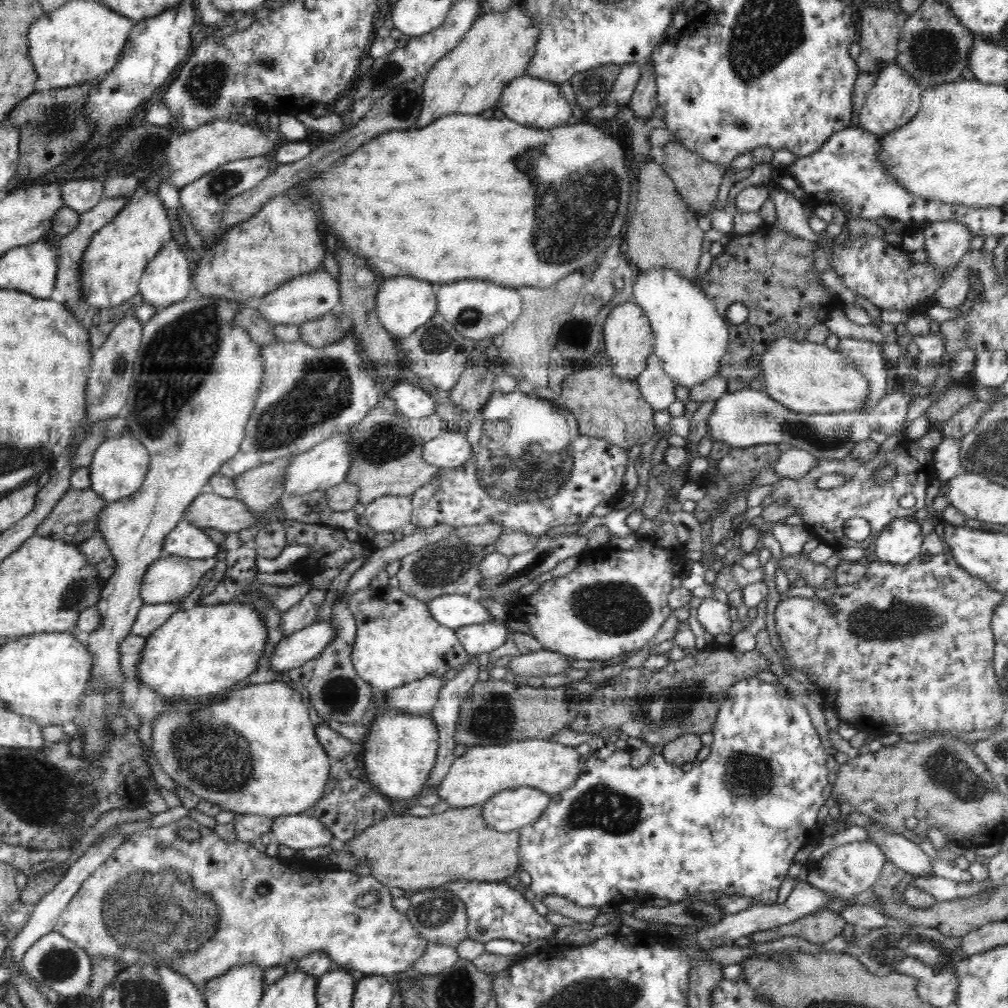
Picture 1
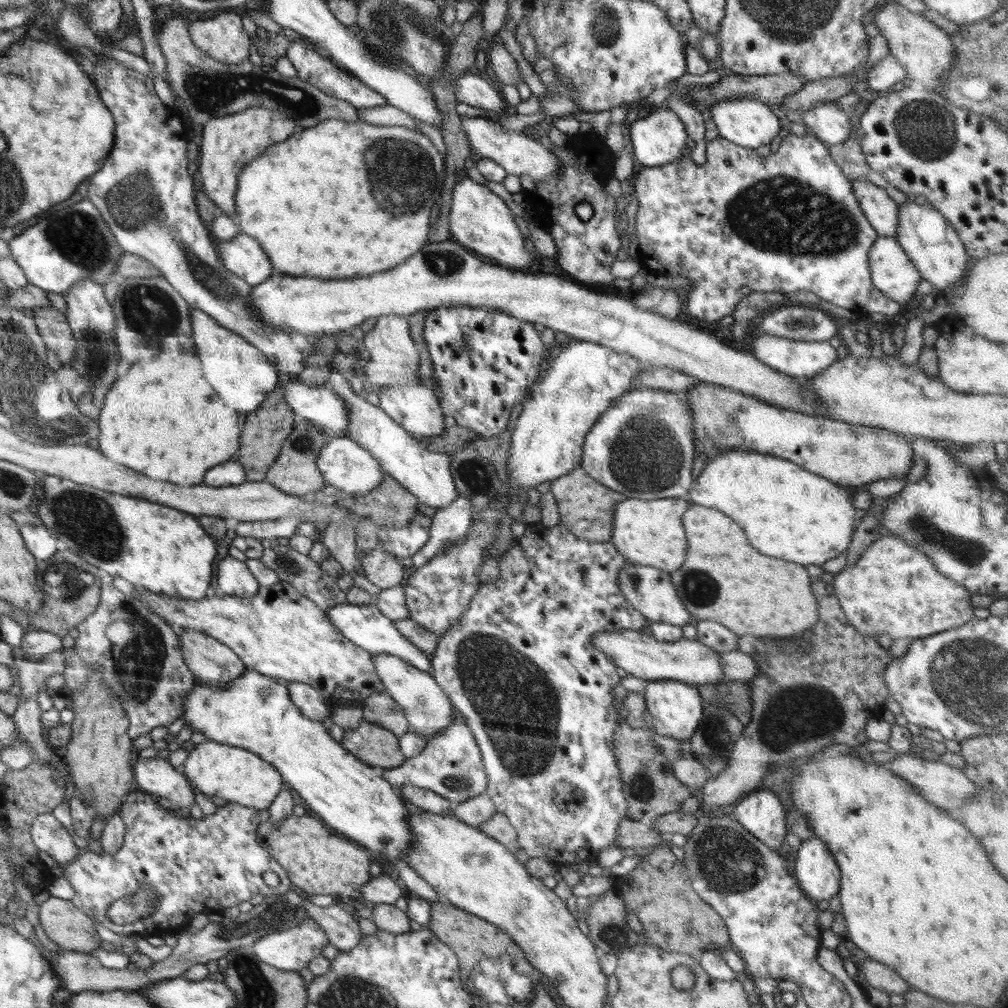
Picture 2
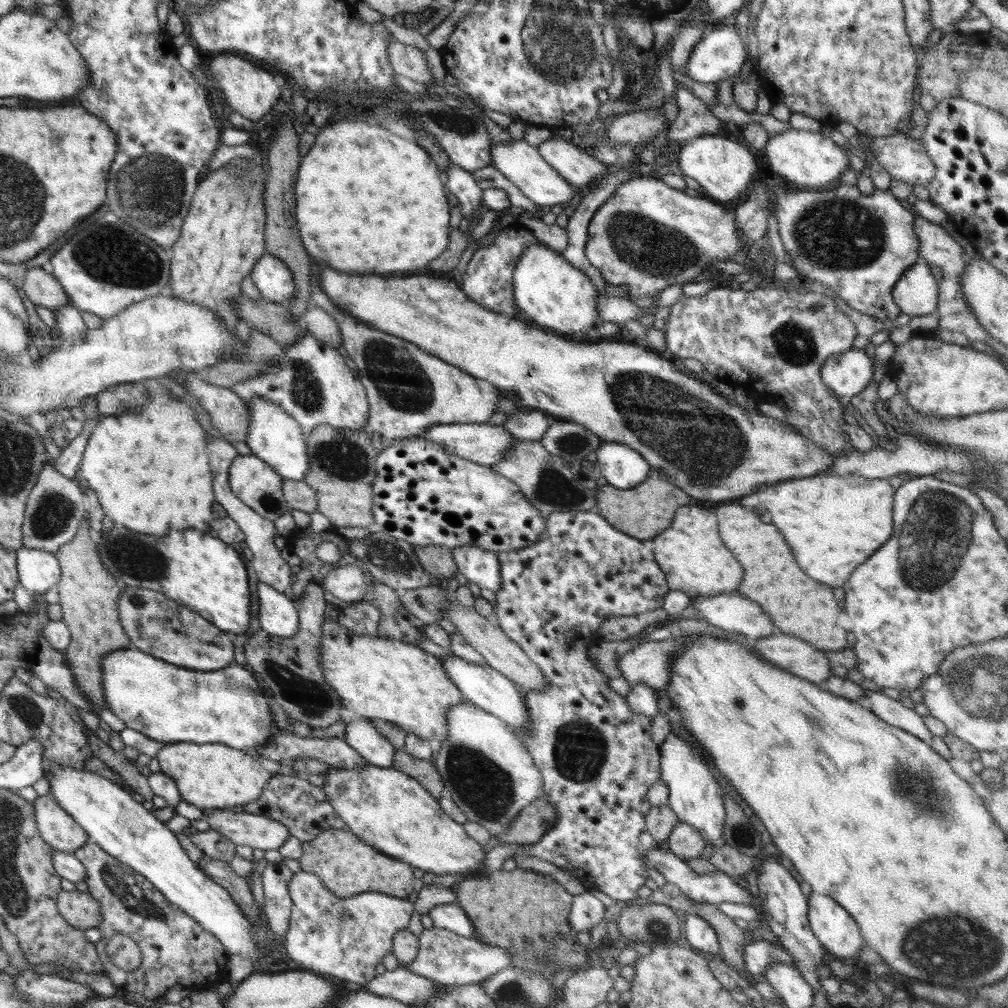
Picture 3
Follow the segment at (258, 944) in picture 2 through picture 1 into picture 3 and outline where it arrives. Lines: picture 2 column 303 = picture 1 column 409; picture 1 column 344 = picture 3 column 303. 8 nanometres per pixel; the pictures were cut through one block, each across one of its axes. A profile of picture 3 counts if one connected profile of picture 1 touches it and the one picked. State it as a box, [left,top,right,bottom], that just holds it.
[283,871,415,986]

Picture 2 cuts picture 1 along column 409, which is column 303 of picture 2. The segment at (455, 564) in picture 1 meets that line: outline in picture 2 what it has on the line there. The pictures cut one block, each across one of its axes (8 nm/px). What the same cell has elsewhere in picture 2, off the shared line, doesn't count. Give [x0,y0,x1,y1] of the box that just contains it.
[259,543,346,611]

